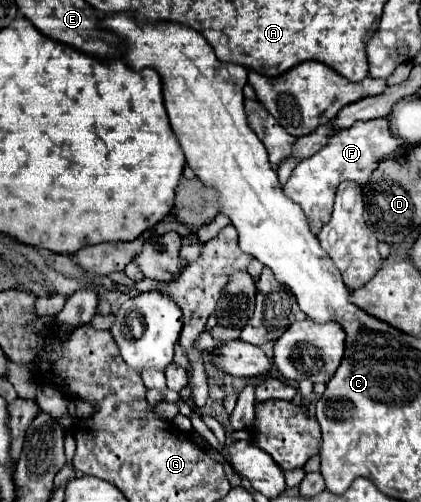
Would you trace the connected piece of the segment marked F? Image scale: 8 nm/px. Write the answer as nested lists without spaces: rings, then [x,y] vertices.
[[[372,119],[372,121],[356,121],[350,129],[340,131],[330,139],[326,147],[322,147],[316,155],[310,159],[304,159],[300,165],[294,167],[292,177],[288,179],[284,187],[284,195],[298,203],[310,223],[310,231],[318,233],[332,215],[334,195],[342,181],[354,181],[356,185],[362,185],[370,179],[372,171],[378,167],[378,157],[394,153],[402,145],[400,137],[390,137],[390,125],[388,119]]]

